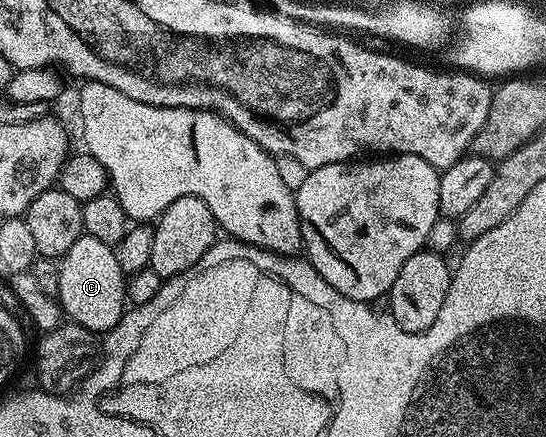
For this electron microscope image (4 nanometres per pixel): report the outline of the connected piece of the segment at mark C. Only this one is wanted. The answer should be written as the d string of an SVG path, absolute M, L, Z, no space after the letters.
M83 234L69 253L58 260L61 273L61 285L57 296L62 314L70 322L81 325L96 333L112 331L121 321L125 310L123 302L127 299L127 283L115 256L116 248L105 241L97 241L97 237Z

